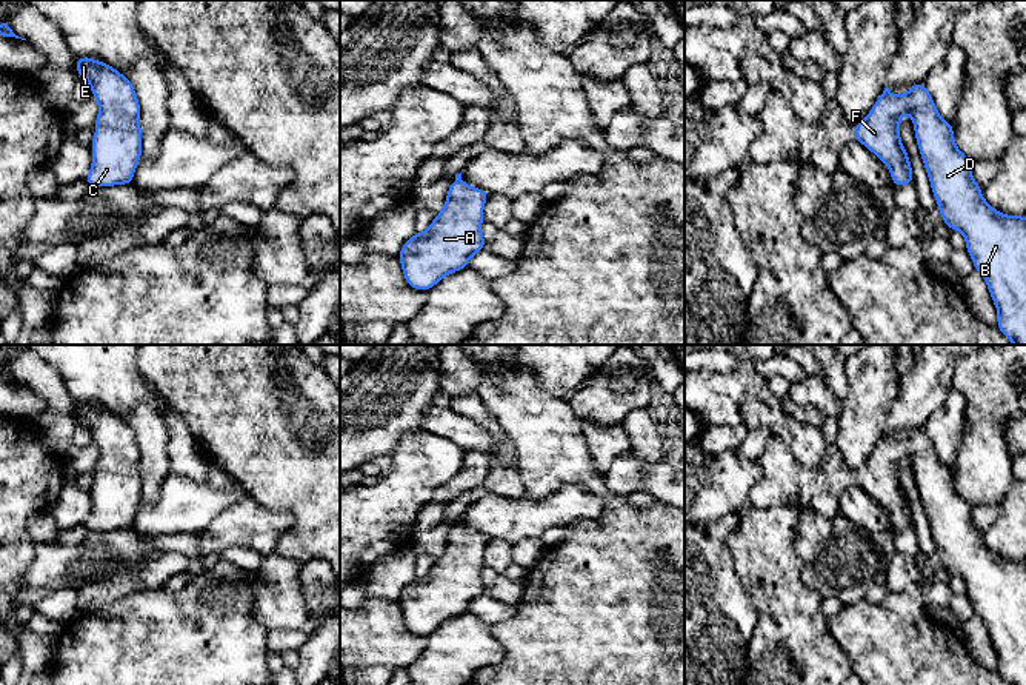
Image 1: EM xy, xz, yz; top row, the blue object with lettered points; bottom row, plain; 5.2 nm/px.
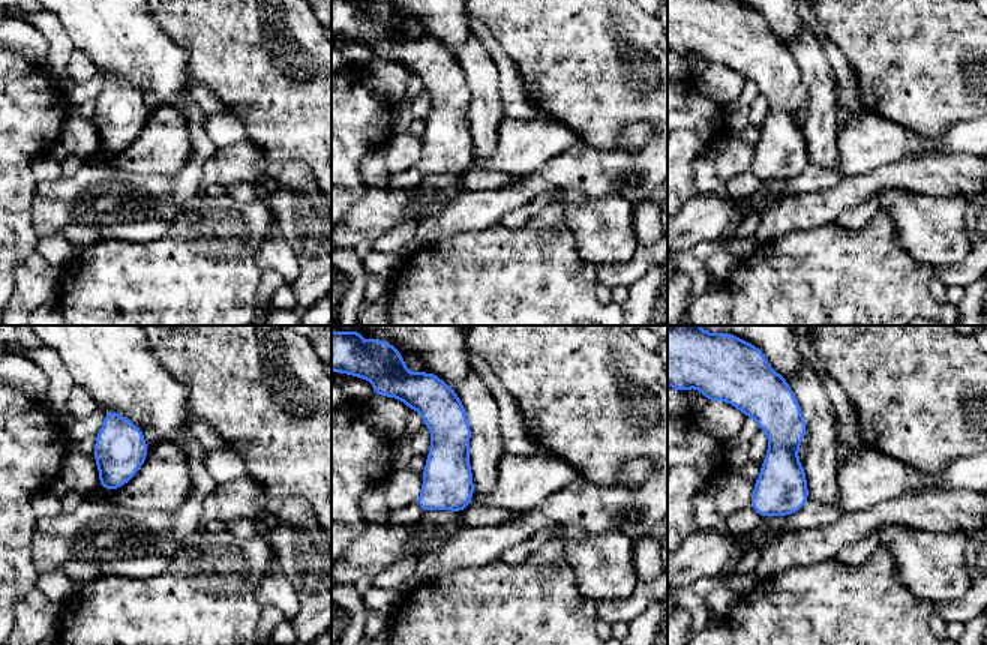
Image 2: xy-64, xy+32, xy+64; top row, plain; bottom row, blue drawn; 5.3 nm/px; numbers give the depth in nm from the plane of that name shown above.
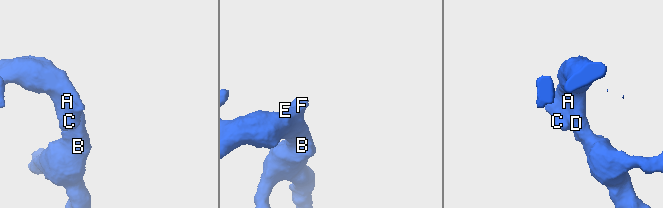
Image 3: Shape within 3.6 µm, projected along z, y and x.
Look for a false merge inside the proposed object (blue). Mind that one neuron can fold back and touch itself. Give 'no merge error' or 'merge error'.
no merge error

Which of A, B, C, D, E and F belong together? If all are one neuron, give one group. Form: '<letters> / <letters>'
A B C D E F

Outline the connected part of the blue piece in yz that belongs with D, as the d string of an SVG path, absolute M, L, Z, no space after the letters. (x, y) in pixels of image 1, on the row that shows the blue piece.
M923 83L912 85L904 95L894 95L886 86L868 117L852 126L854 140L888 165L892 186L914 185L909 155L900 142L900 117L906 112L912 115L915 140L946 229L963 232L974 268L983 276L995 303L997 328L1014 345L1026 345L1026 216L1006 216L988 205L972 177L972 162L955 146L954 125L938 114Z

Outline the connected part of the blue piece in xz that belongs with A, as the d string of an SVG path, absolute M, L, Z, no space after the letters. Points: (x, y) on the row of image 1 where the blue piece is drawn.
M461 172L455 174L455 180L448 189L443 209L426 231L415 232L400 249L398 260L405 280L411 288L428 292L443 277L468 268L469 259L486 248L481 223L488 197L488 191L466 185Z

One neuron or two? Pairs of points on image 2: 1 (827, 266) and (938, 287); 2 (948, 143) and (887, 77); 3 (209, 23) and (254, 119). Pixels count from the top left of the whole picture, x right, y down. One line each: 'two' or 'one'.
1: two
2: two
3: one

